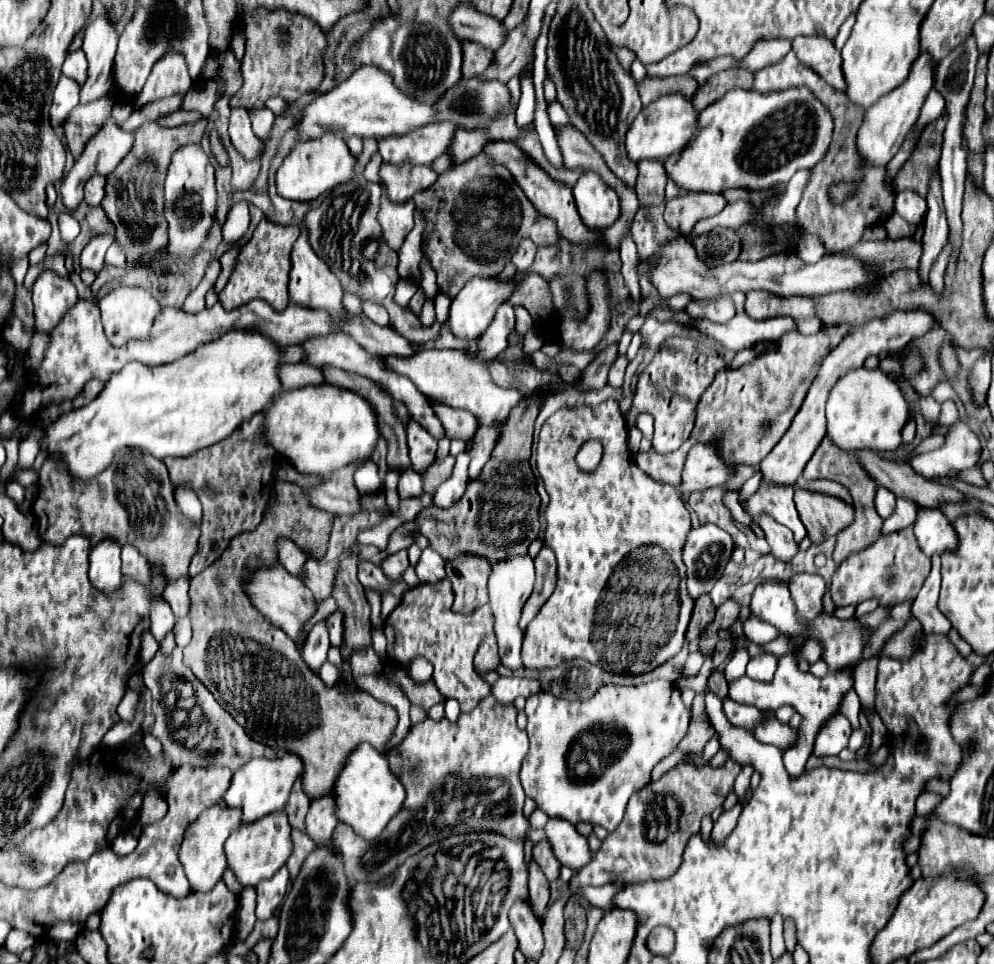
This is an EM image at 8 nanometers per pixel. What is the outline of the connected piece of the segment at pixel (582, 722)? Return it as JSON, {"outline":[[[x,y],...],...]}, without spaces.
{"outline":[[[650,681],[644,685],[604,685],[588,701],[566,701],[540,691],[526,699],[524,707],[528,719],[530,751],[522,761],[520,781],[524,793],[536,801],[538,809],[548,817],[560,817],[572,825],[588,821],[614,831],[624,817],[626,803],[632,793],[650,783],[650,773],[658,761],[670,755],[686,737],[692,711],[684,707],[680,691],[670,681]]]}

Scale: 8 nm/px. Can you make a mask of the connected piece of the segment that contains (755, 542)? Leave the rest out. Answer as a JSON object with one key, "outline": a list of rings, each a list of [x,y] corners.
{"outline":[[[736,522],[736,526],[746,534],[752,549],[756,549],[760,555],[770,555],[770,547],[768,547],[768,543],[762,537],[758,537],[752,529],[739,522]]]}

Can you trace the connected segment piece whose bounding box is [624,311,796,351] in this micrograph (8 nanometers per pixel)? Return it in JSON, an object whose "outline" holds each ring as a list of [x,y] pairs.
{"outline":[[[654,311],[652,315],[650,313],[638,313],[638,315],[634,315],[634,317],[630,317],[628,321],[626,321],[626,325],[624,325],[624,331],[630,331],[632,335],[636,333],[636,331],[640,331],[640,327],[642,327],[642,323],[648,319],[648,317],[654,317],[654,319],[658,319],[660,323],[664,323],[664,321],[676,321],[680,327],[696,327],[696,331],[700,331],[702,335],[708,335],[708,337],[712,337],[712,339],[716,339],[716,341],[720,341],[724,347],[728,347],[730,351],[742,351],[742,349],[754,349],[754,345],[756,343],[760,343],[760,341],[772,341],[772,339],[778,339],[782,333],[788,333],[788,331],[794,331],[796,329],[796,323],[794,323],[794,319],[790,319],[790,317],[772,317],[772,319],[762,319],[762,321],[756,321],[756,319],[752,319],[752,317],[748,317],[748,315],[744,315],[744,313],[740,313],[740,315],[736,315],[734,319],[730,319],[728,323],[724,323],[724,325],[716,325],[716,323],[712,323],[712,321],[708,321],[708,319],[690,319],[686,313],[674,313],[674,311]]]}

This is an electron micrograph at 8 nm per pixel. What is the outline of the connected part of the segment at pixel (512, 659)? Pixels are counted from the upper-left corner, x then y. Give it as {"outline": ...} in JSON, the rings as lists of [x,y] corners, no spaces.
{"outline":[[[522,555],[522,559],[510,559],[510,563],[492,563],[492,575],[488,583],[488,591],[490,591],[488,605],[494,617],[494,633],[498,641],[500,663],[512,671],[522,667],[522,659],[520,659],[522,631],[518,627],[518,621],[520,621],[520,611],[532,593],[532,585],[534,585],[534,563],[530,555]]]}

